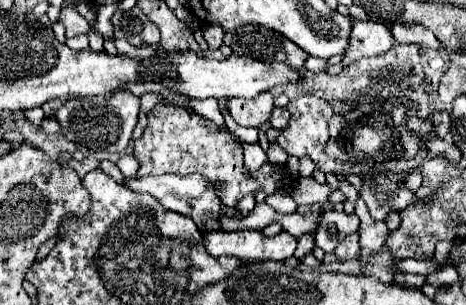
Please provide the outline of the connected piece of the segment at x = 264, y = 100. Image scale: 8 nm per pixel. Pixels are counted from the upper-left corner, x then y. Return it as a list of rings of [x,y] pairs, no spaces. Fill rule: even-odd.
[[[261,92],[261,96],[253,100],[231,98],[227,106],[229,106],[229,114],[235,118],[237,124],[247,126],[247,128],[259,128],[271,118],[273,96],[269,92]]]

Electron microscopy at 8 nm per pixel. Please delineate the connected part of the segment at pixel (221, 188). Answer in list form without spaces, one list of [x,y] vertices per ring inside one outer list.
[[[155,106],[147,114],[149,122],[139,140],[135,140],[135,158],[139,160],[137,176],[149,174],[201,174],[215,184],[221,202],[233,208],[243,196],[263,190],[267,196],[293,184],[293,176],[287,166],[271,166],[269,162],[259,170],[247,172],[243,166],[243,148],[233,142],[231,132],[219,130],[211,120],[177,106]]]

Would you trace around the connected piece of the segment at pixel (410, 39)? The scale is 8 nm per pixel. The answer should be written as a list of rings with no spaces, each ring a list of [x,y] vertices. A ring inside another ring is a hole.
[[[395,24],[391,34],[401,44],[421,44],[425,48],[443,48],[443,44],[433,36],[433,32],[425,30],[421,24]]]

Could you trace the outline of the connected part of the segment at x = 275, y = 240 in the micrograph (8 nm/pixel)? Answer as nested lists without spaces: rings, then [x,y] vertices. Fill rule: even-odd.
[[[235,230],[235,232],[203,232],[203,246],[213,256],[235,256],[239,260],[285,260],[291,258],[297,248],[297,238],[293,238],[287,232],[281,232],[277,236],[263,236],[259,230]]]

